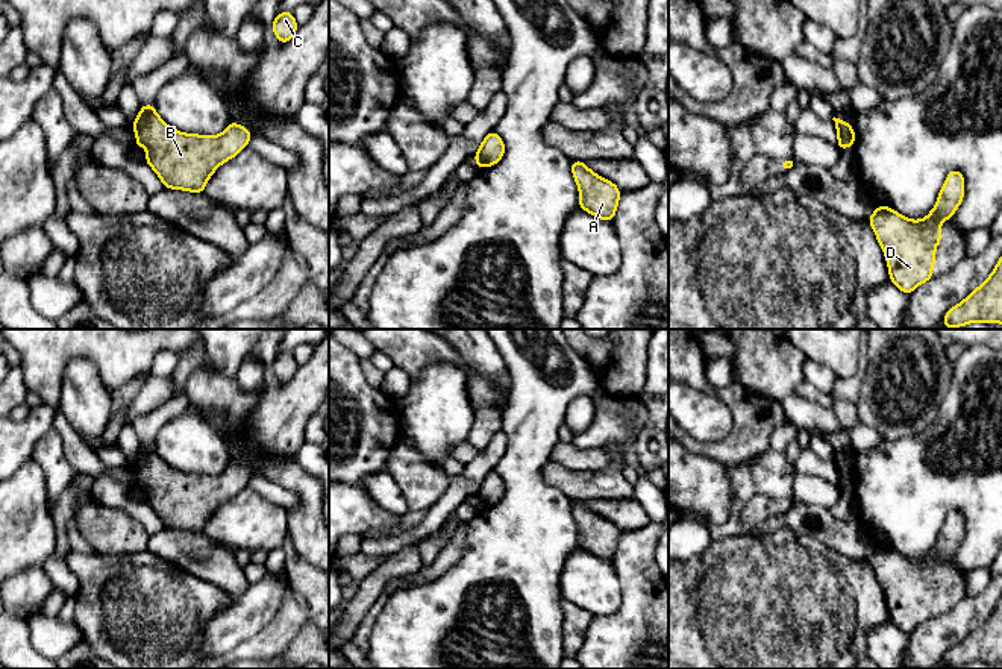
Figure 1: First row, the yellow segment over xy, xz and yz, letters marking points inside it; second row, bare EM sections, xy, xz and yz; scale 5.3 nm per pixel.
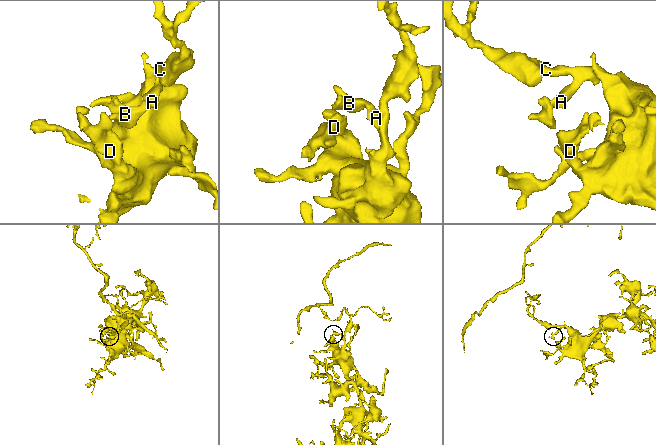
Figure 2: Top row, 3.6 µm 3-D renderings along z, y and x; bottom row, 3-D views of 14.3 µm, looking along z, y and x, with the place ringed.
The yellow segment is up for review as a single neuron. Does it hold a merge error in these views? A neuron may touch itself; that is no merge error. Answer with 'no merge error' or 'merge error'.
no merge error

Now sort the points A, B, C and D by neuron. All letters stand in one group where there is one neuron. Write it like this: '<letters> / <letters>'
A B C D

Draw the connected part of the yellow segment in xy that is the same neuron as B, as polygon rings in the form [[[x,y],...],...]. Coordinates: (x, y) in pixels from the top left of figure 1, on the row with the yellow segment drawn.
[[[142,105],[130,127],[136,133],[135,146],[146,147],[146,162],[155,170],[164,188],[203,193],[208,179],[226,161],[235,158],[250,141],[250,130],[238,123],[229,123],[220,135],[183,133],[170,127],[152,105]]]

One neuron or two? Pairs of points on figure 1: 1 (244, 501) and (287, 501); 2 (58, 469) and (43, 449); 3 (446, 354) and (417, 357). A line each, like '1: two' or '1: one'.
1: two
2: one
3: one

